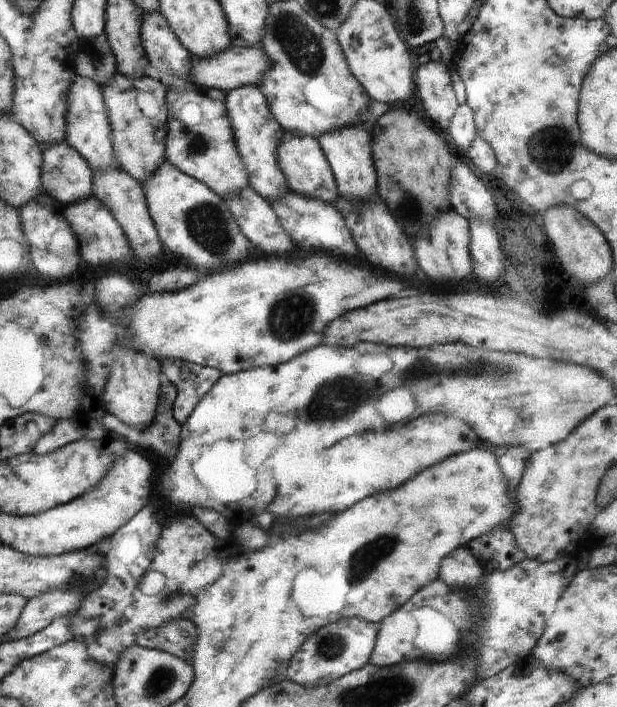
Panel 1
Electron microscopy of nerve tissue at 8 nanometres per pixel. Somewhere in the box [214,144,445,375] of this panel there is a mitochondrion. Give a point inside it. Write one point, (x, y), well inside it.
(290, 317)

